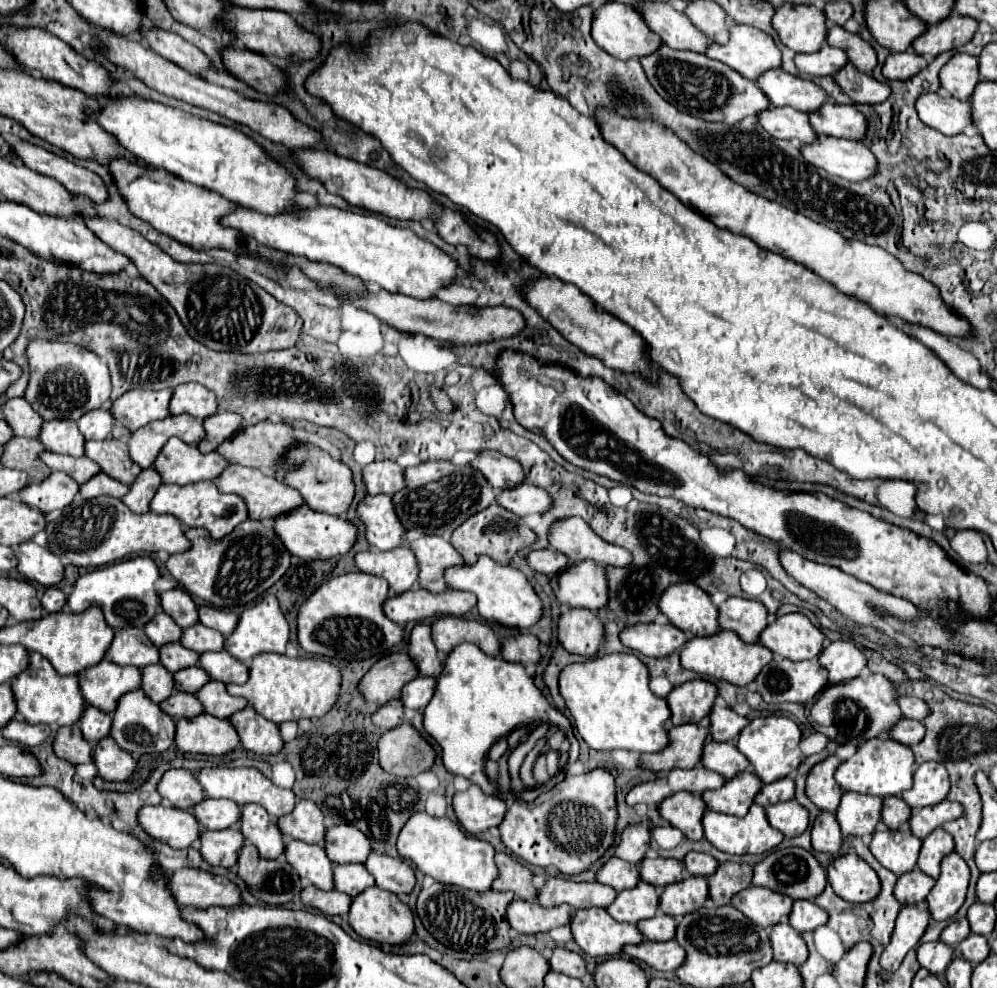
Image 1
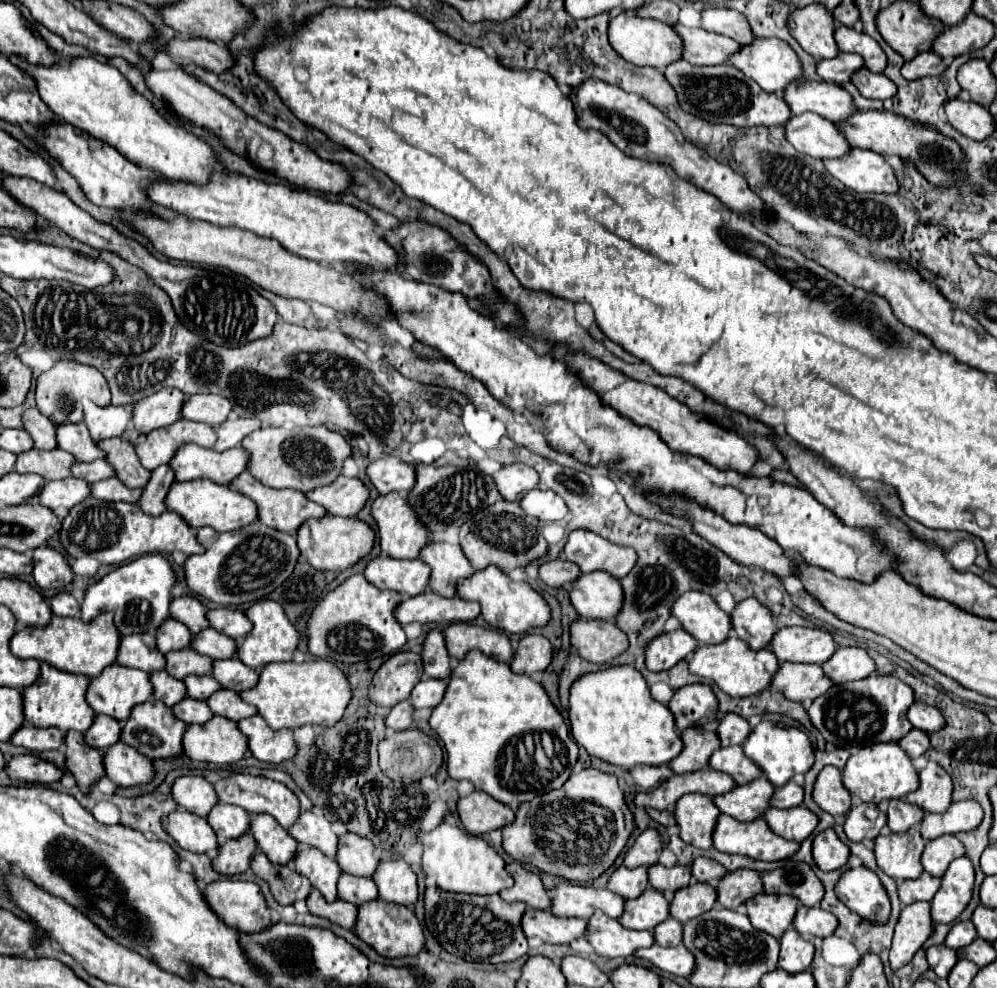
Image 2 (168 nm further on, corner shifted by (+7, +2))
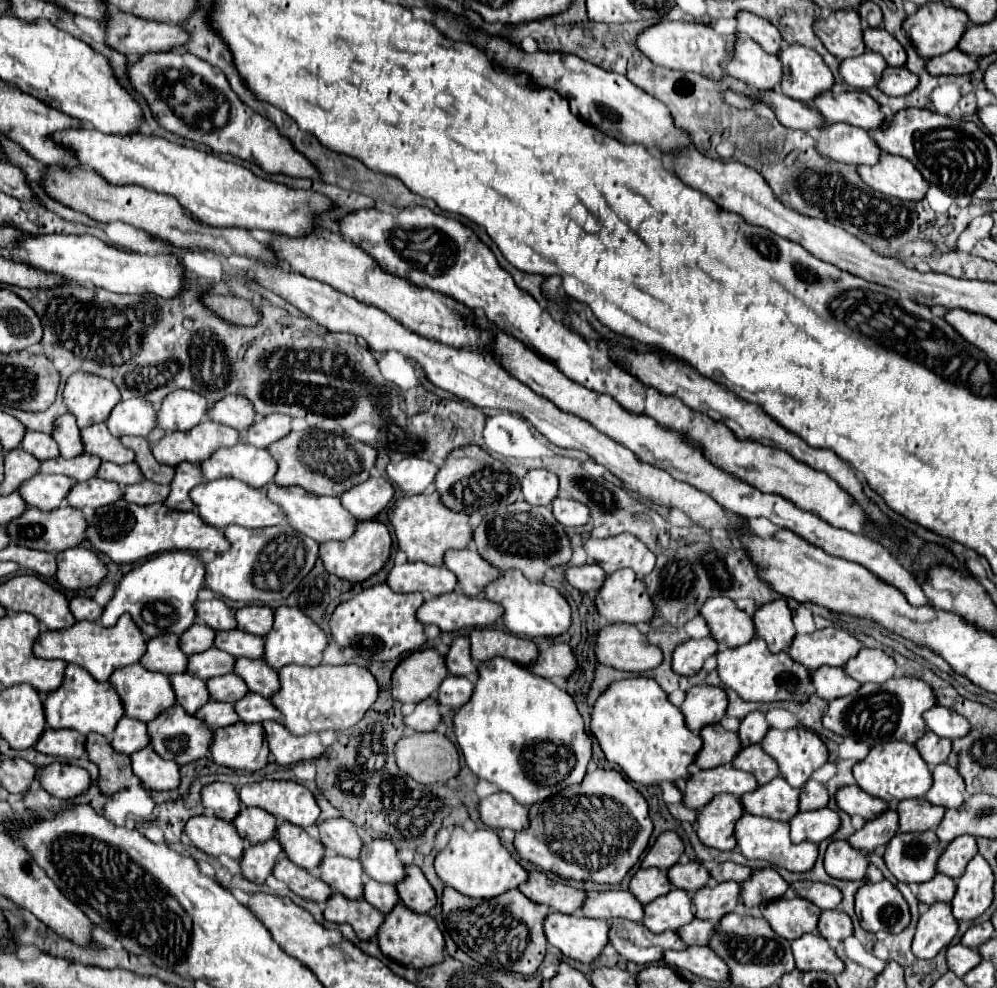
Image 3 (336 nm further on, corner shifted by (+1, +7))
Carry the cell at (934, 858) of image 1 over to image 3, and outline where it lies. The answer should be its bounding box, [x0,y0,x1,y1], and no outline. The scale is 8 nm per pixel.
[939,835,977,879]

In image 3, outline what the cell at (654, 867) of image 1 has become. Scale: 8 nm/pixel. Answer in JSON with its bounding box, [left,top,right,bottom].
[669,861,711,893]

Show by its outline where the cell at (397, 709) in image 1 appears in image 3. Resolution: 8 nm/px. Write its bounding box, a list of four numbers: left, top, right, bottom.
[405,697,441,731]

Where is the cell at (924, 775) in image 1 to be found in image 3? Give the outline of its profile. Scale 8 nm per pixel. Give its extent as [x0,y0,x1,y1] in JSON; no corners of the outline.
[925,763,965,809]

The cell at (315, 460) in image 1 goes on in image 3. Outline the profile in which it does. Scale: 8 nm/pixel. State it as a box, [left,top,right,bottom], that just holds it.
[341,477,395,521]

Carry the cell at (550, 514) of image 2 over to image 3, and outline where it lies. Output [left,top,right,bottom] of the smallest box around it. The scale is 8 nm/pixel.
[553,497,589,527]

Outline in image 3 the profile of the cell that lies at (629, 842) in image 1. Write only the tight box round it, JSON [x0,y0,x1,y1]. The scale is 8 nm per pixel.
[641,831,685,871]

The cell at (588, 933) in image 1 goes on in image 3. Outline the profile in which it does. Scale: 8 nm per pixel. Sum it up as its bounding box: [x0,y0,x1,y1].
[609,919,687,965]

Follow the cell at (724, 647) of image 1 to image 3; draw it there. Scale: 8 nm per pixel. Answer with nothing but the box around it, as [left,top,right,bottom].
[717,637,813,703]

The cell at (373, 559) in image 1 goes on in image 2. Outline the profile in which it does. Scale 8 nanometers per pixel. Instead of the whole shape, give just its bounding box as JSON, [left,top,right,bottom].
[363,556,429,596]

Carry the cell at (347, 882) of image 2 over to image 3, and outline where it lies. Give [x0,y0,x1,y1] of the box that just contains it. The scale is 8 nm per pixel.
[363,879,401,915]

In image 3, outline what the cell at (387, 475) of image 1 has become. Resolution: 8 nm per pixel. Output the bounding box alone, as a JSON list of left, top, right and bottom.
[387,457,439,493]

